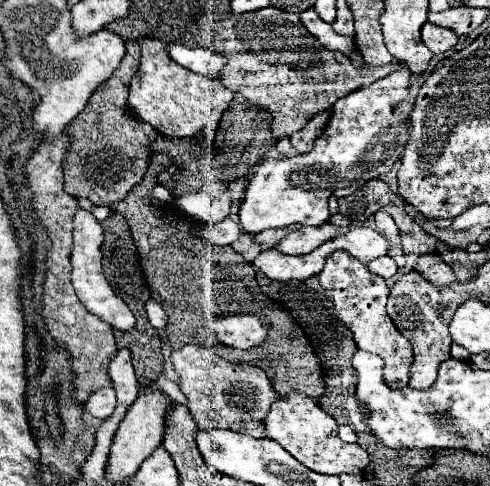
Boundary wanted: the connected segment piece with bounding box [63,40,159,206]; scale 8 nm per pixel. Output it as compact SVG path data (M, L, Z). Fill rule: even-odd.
M127 40L127 54L123 56L115 74L99 86L91 96L87 108L67 126L73 142L63 162L65 190L75 198L89 198L95 206L111 206L125 198L125 194L141 182L149 166L149 144L159 136L153 126L137 120L127 110L129 80L135 76L139 66L139 44ZM99 94L99 112L97 112Z

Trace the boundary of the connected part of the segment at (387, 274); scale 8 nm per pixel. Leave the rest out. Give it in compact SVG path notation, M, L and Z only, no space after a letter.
M381 256L381 258L373 260L373 262L369 262L367 268L369 268L373 274L379 274L381 278L391 278L391 276L395 276L395 272L397 272L397 264L395 264L395 260L393 260L391 256Z

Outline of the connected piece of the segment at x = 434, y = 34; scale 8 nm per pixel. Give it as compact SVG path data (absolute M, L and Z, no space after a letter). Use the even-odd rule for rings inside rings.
M429 22L423 24L421 34L423 34L425 46L433 54L445 54L445 52L449 52L457 44L457 34L453 30L445 30L445 28L429 24Z

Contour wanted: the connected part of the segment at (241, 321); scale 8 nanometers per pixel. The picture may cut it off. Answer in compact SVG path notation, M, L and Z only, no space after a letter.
M249 314L217 318L211 322L211 326L217 332L221 344L237 350L251 350L267 338L267 328L261 324L257 316Z

